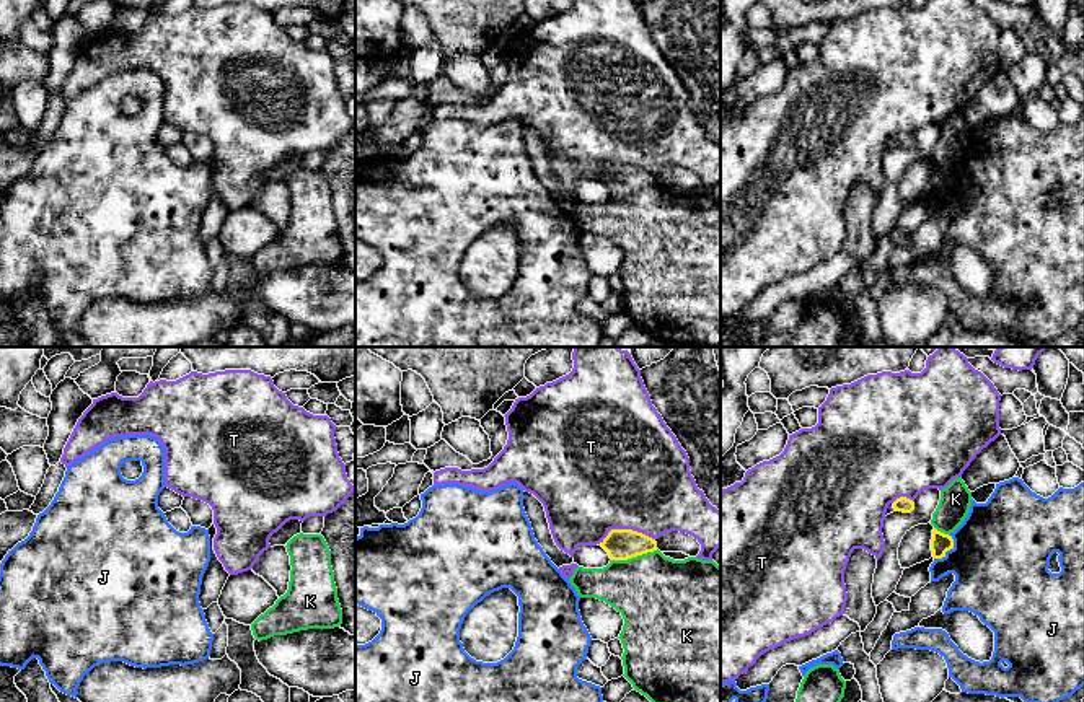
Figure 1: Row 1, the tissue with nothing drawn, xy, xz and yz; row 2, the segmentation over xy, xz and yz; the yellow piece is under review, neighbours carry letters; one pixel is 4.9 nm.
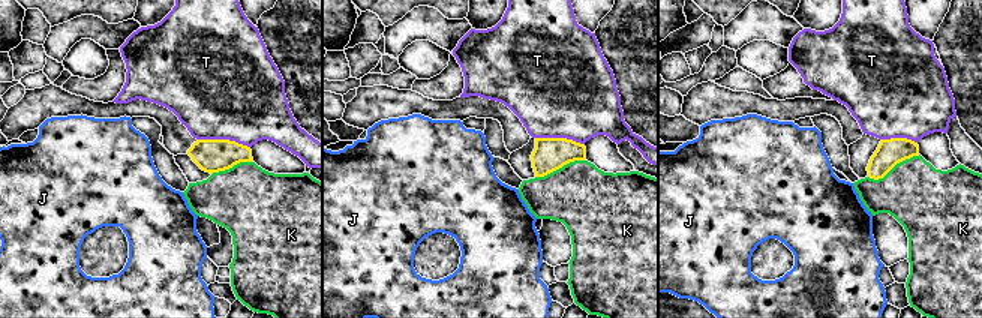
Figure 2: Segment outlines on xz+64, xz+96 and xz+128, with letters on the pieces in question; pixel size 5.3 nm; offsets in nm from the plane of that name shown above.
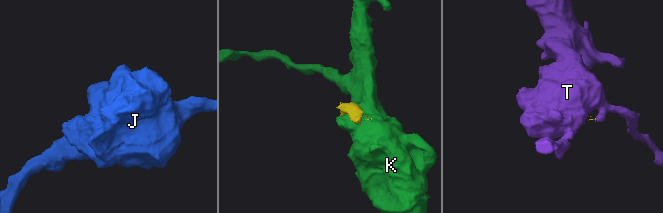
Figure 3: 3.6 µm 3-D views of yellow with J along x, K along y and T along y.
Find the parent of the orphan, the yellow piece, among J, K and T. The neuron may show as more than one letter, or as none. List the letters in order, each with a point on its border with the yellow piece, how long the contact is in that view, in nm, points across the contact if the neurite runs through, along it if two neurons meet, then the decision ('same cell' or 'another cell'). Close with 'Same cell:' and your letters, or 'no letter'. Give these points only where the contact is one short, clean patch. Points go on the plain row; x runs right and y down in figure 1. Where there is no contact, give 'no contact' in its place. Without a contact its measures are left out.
J: meets yellow in yz at (949, 184); contact 150 nm long; border along yz (951, 170), (952, 181), (941, 193), (934, 194); another cell
K: meets yellow in xz at (634, 191); contact 240 nm long; another cell
T: meets yellow in xz at (625, 165); contact 280 nm long; another cell
Same cell: no letter

